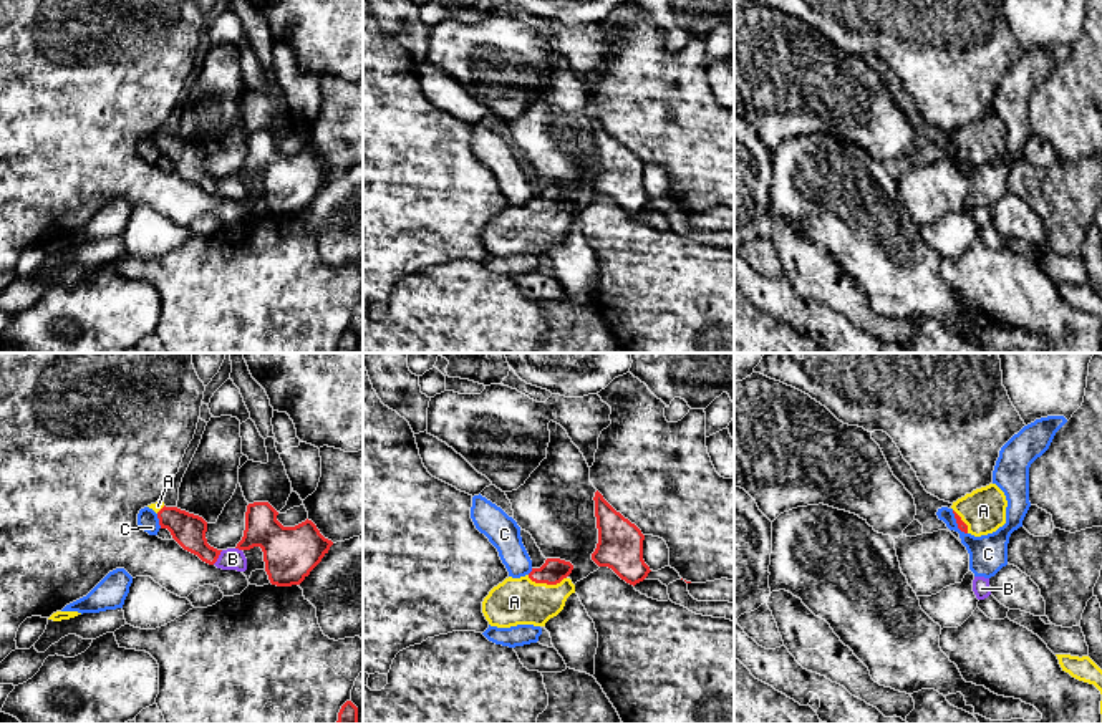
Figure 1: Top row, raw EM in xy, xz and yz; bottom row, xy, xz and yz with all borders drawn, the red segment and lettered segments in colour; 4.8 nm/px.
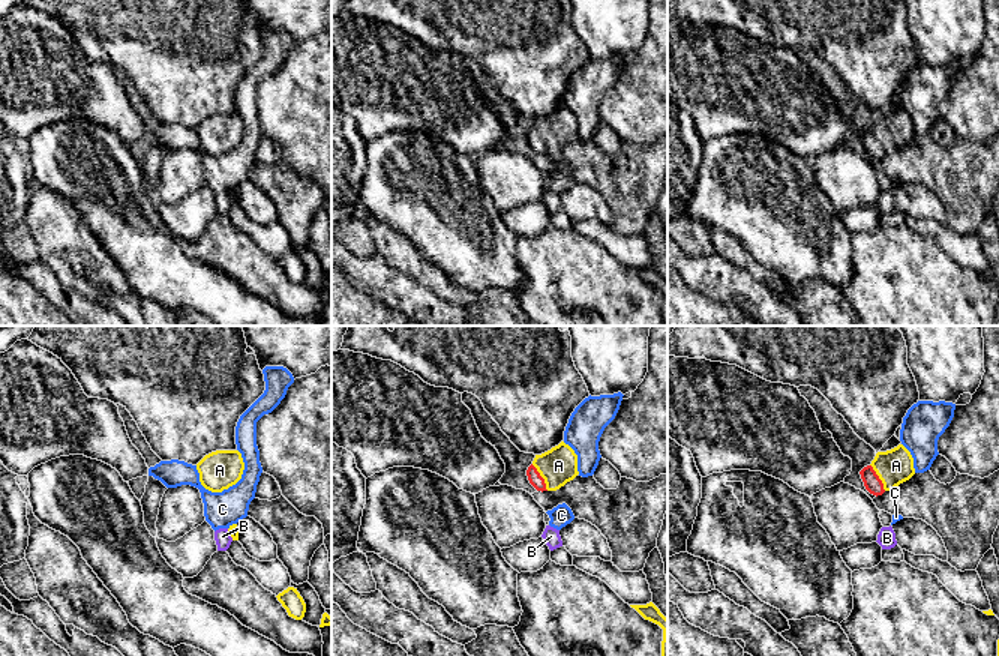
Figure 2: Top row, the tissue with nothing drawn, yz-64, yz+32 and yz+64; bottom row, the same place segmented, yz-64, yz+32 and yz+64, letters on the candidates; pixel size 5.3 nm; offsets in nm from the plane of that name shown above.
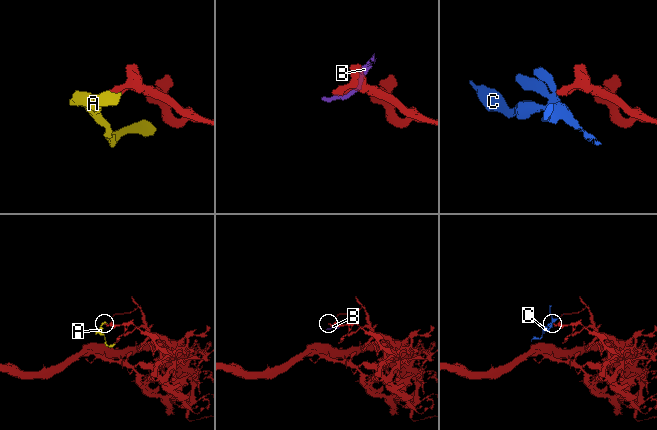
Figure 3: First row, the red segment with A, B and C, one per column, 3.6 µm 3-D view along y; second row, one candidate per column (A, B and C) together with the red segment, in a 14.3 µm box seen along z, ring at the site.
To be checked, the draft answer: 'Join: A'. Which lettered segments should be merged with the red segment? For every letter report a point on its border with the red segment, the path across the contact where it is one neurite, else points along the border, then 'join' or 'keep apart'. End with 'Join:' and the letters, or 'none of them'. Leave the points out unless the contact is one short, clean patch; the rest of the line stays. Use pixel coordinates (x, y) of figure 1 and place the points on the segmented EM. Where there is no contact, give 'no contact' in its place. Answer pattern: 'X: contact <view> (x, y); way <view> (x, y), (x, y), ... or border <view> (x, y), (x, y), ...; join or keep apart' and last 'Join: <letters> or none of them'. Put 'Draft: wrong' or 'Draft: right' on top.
Draft: right
A: contact xz (547, 584); way xz (554, 570), (547, 584), (531, 600), (514, 602); join
B: contact xy (217, 557); keep apart
C: contact xy (159, 521); border xy (156, 514), (161, 527); keep apart
Join: A

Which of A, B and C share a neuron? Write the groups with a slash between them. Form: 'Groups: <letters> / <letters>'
Groups: A / B / C

